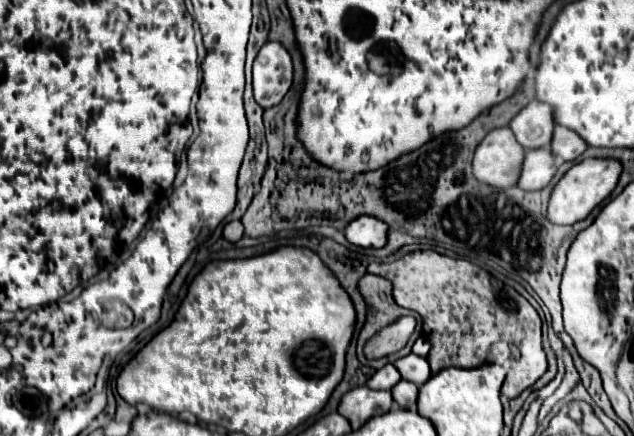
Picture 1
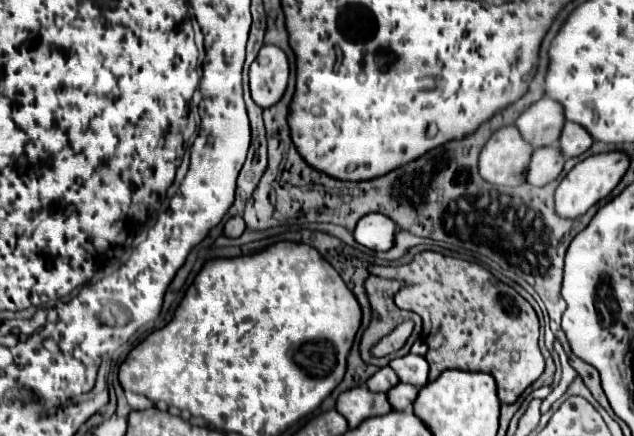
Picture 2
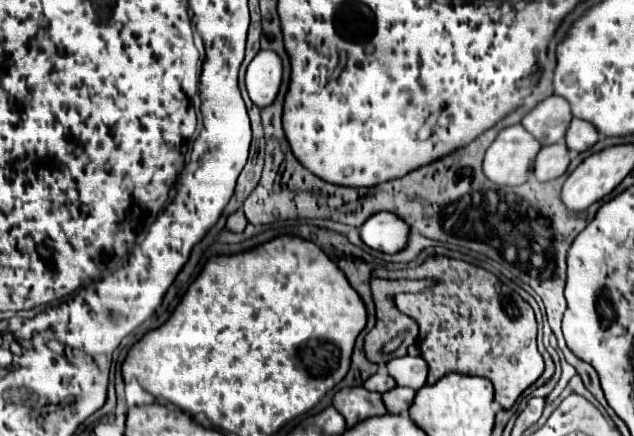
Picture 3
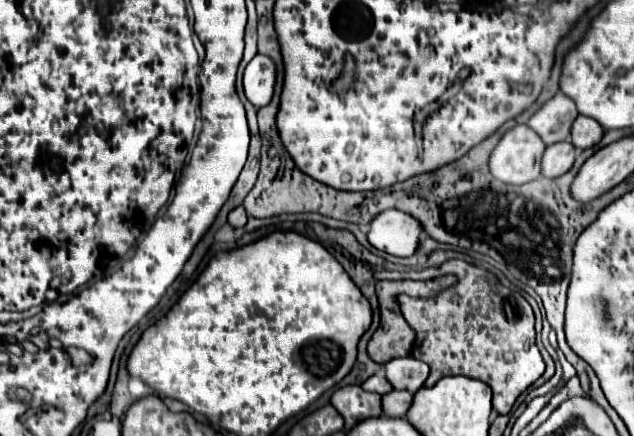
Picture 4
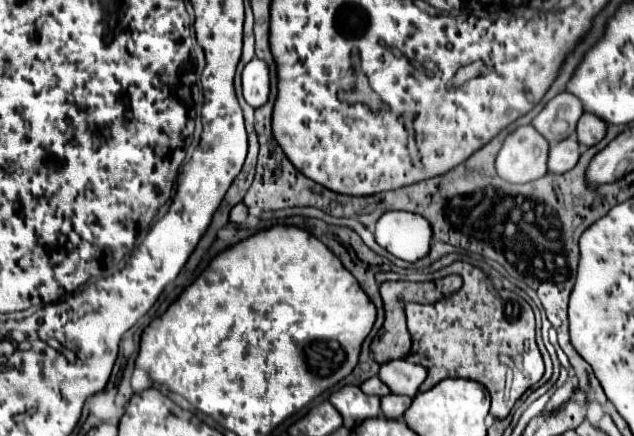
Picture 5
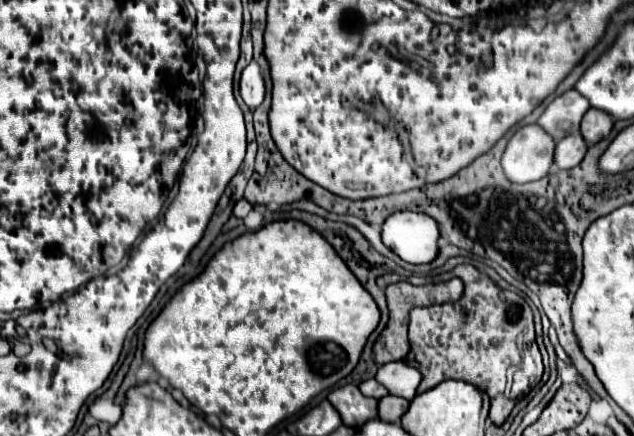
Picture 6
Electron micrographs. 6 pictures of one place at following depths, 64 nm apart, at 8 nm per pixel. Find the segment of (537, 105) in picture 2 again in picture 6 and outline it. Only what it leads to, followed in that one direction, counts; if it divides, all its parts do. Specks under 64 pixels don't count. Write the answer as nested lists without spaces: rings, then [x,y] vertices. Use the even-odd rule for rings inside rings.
[[[574,90],[564,92],[562,96],[554,98],[544,114],[538,118],[538,126],[554,138],[554,142],[560,142],[564,136],[568,136],[568,118],[570,118],[570,134],[578,134],[580,120],[584,112],[588,110],[588,100]]]

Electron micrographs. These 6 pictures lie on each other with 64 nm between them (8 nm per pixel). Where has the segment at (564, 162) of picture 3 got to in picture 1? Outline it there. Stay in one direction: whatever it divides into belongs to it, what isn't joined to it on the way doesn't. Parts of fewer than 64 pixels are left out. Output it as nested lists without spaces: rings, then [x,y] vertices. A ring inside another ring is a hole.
[[[548,148],[526,150],[516,188],[526,192],[542,190],[552,180],[554,172],[556,172],[556,160],[552,158]]]

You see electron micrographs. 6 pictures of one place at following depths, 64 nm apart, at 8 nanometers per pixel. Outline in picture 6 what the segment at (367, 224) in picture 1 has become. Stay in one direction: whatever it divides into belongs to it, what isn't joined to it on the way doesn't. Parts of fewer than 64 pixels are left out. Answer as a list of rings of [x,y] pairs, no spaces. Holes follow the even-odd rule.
[[[394,212],[382,228],[382,242],[410,264],[432,262],[438,254],[438,226],[428,214]]]

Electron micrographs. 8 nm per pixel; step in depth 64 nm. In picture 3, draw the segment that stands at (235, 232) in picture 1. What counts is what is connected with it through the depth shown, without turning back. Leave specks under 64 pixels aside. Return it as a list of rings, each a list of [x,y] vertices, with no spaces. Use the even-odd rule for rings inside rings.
[[[238,210],[238,212],[234,212],[234,214],[230,214],[228,216],[228,222],[226,222],[226,230],[230,230],[230,232],[244,232],[244,228],[246,228],[246,224],[248,224],[248,220],[244,218],[244,212],[242,210]]]

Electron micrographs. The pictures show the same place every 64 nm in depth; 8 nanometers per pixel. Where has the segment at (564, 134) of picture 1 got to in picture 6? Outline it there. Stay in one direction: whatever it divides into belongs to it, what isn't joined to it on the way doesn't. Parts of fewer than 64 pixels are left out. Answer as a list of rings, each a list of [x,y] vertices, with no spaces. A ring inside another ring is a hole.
[[[588,110],[582,118],[580,134],[588,144],[596,144],[608,136],[608,132],[612,130],[612,124],[614,122],[612,118],[608,118],[608,114],[600,114],[600,110]]]

